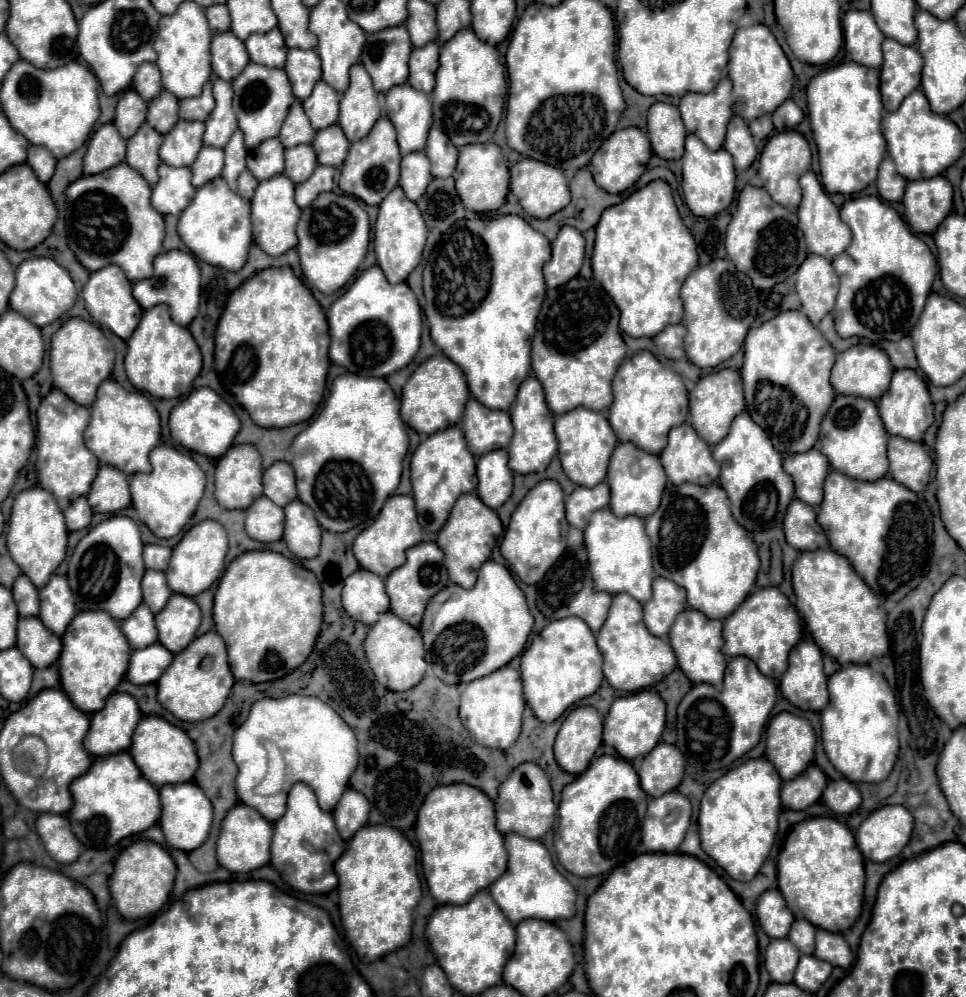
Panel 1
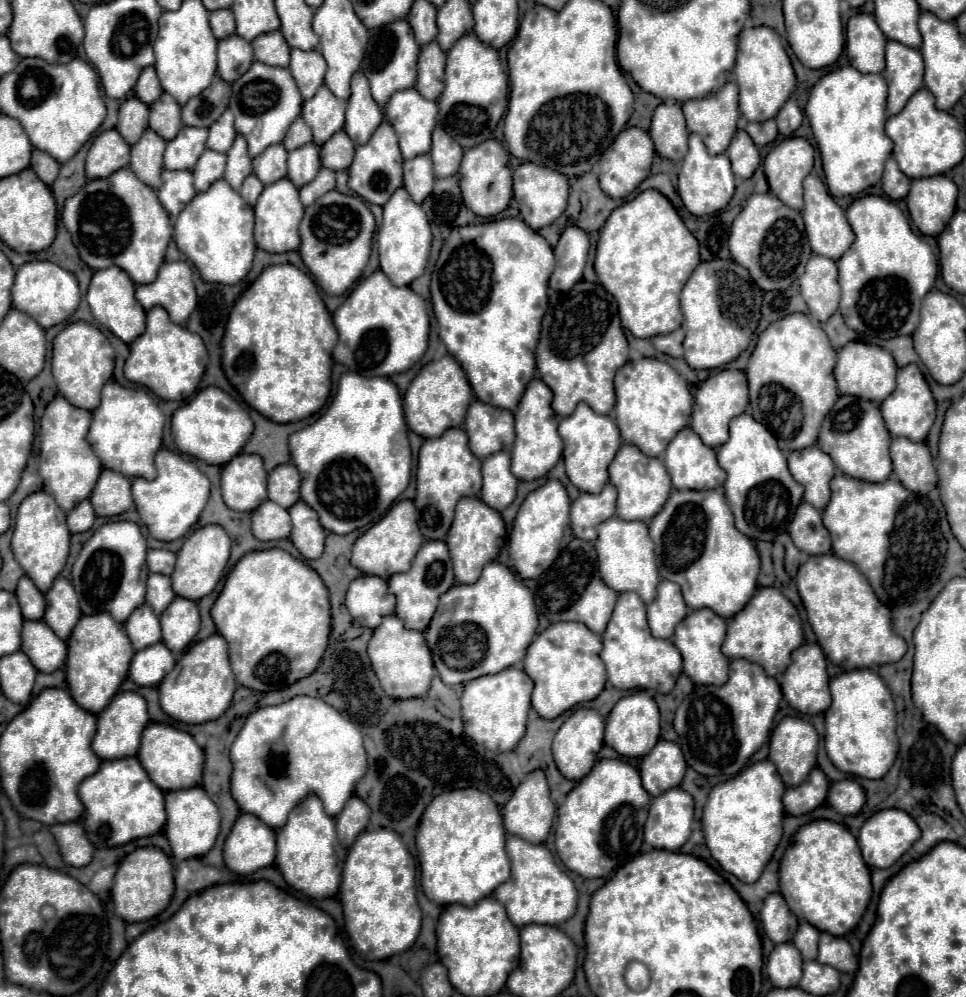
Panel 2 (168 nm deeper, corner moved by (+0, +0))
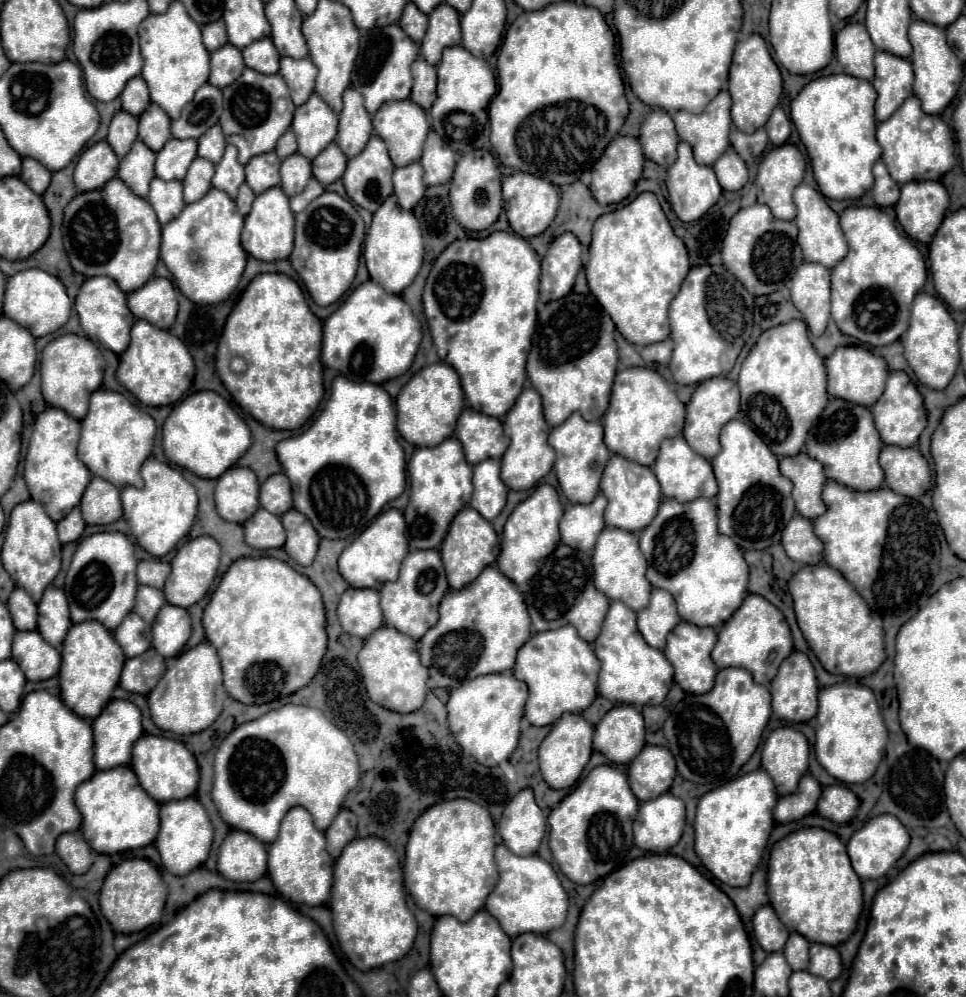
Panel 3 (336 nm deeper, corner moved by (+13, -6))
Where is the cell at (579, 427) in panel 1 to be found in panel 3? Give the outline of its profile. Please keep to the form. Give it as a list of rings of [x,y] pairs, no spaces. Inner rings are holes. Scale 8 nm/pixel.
[[[579,412],[571,414],[563,424],[555,426],[549,434],[549,446],[557,454],[555,474],[559,486],[569,502],[587,504],[599,494],[599,480],[603,474],[603,466],[611,452],[603,442],[603,426],[599,422],[587,422]]]

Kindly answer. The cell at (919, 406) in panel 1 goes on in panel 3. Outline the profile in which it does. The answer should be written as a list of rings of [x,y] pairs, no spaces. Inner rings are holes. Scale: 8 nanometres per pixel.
[[[905,372],[889,374],[885,392],[871,410],[873,410],[873,420],[879,430],[879,436],[885,444],[895,444],[895,446],[903,446],[903,448],[917,446],[917,440],[927,426],[927,410],[923,406],[923,398],[921,398],[917,386],[911,382],[911,378]]]

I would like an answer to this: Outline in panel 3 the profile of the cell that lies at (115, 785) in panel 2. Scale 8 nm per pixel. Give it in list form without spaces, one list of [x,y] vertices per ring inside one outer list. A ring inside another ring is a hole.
[[[131,766],[97,770],[87,782],[79,784],[75,804],[83,816],[81,834],[99,854],[117,854],[145,848],[159,832],[159,804],[139,786]]]

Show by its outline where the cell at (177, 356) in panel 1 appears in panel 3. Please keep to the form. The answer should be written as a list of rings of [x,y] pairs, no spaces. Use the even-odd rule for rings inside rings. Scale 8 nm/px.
[[[137,320],[131,328],[131,344],[121,354],[117,380],[143,404],[143,406],[169,406],[181,400],[189,390],[195,376],[195,362],[171,332],[151,326],[147,320]]]

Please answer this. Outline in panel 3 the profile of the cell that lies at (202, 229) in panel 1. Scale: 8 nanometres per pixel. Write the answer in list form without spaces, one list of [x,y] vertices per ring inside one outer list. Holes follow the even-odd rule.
[[[211,188],[199,202],[187,204],[179,218],[163,226],[161,260],[175,276],[183,296],[199,306],[215,306],[233,294],[247,264],[247,252],[241,246],[241,230],[243,216],[235,202],[217,188]]]

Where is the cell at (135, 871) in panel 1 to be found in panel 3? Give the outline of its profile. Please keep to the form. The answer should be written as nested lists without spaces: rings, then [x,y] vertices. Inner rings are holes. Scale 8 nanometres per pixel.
[[[131,858],[131,860],[117,864],[107,874],[101,894],[99,894],[99,904],[101,904],[103,916],[111,922],[115,932],[131,934],[131,932],[139,932],[139,930],[159,922],[159,918],[163,914],[165,898],[167,898],[167,886],[161,880],[159,870],[149,860]]]

